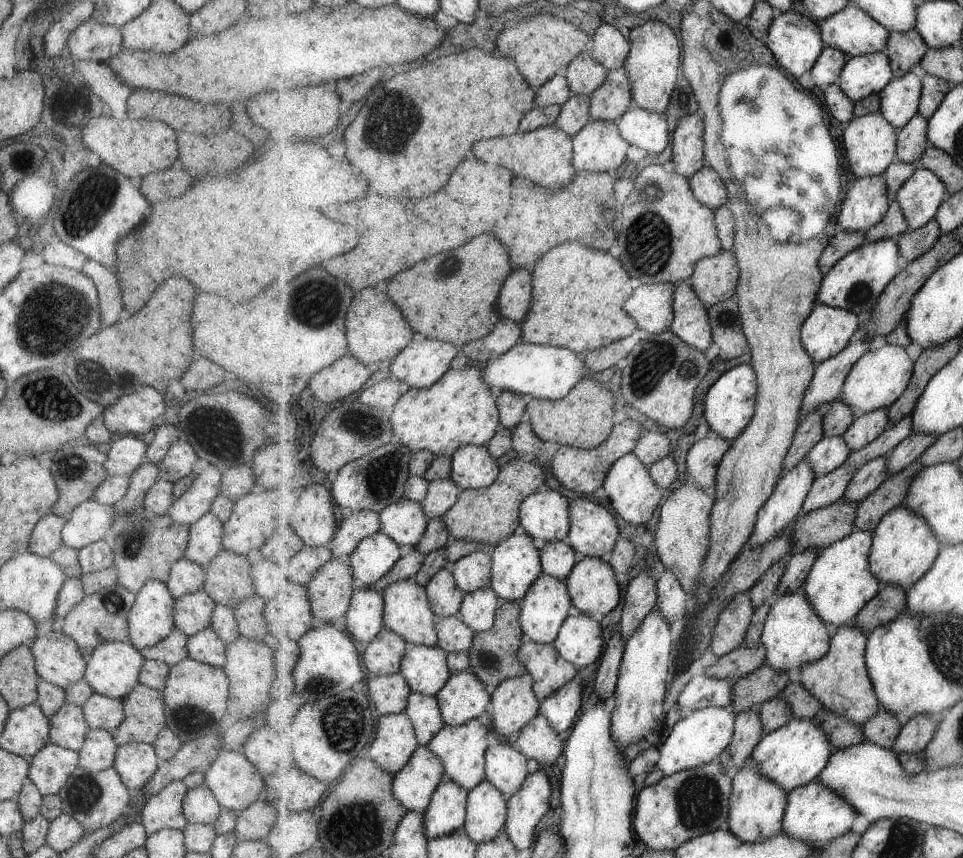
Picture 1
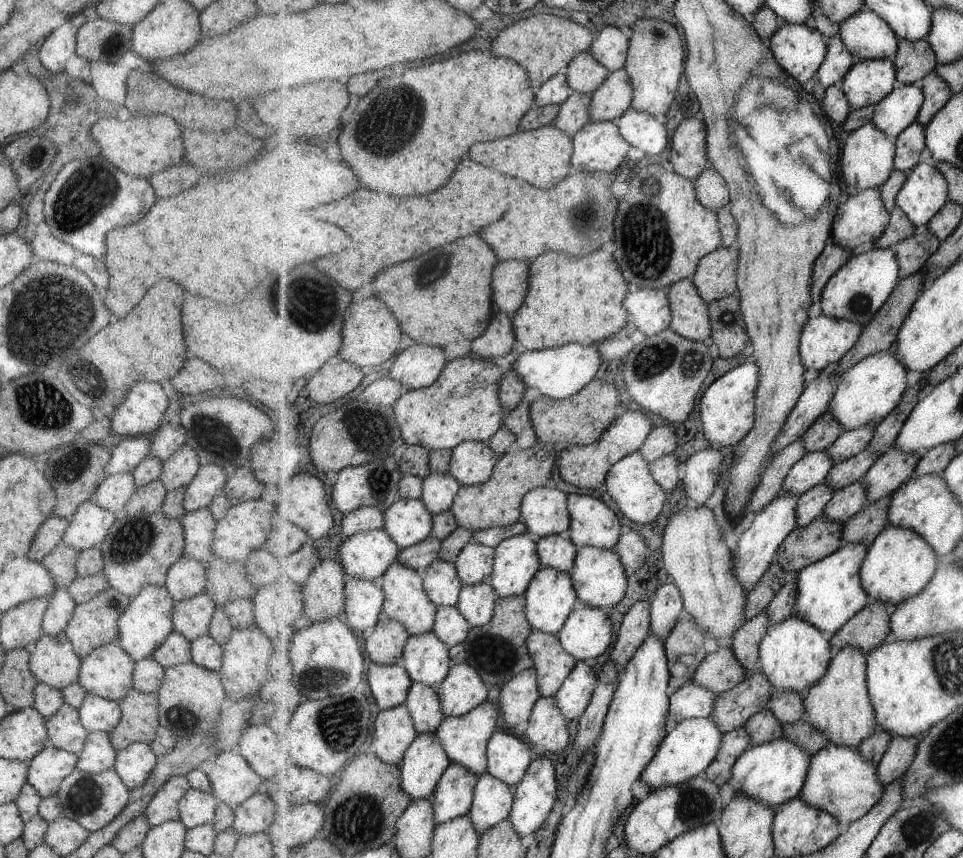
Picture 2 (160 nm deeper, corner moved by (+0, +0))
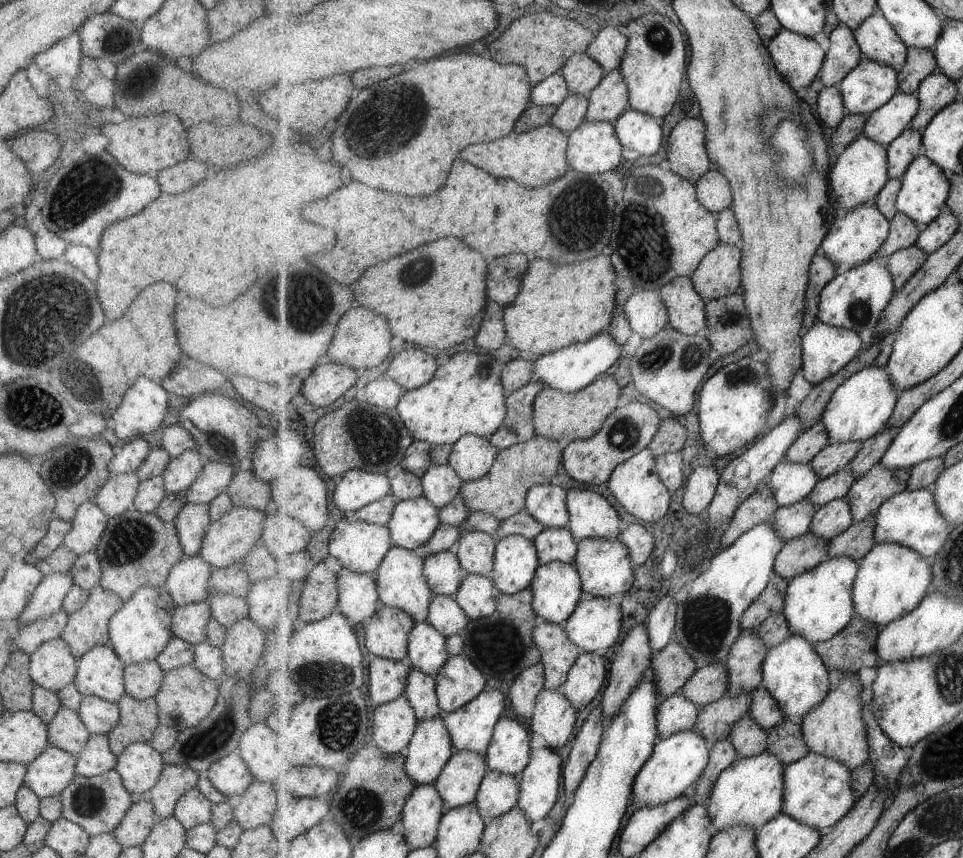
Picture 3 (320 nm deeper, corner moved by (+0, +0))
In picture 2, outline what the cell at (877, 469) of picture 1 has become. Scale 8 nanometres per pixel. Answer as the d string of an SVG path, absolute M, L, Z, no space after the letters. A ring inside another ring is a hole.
M861 480L859 483L838 490L825 507L823 516L844 526L850 518L859 514L867 504L866 487Z

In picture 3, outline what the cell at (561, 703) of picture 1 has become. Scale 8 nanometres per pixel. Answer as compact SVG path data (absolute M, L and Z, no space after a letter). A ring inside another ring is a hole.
M583 652L571 668L567 682L558 688L580 711L589 707L601 692L607 678L605 658Z

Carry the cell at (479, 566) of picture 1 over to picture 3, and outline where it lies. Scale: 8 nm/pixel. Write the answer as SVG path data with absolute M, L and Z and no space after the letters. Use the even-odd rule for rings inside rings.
M471 531L458 539L455 551L467 572L487 576L494 567L497 543L492 534Z

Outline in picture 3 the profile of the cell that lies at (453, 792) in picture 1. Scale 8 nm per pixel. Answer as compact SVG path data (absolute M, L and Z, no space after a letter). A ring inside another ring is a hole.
M455 750L436 780L436 787L447 804L447 810L475 803L488 770L486 755Z

